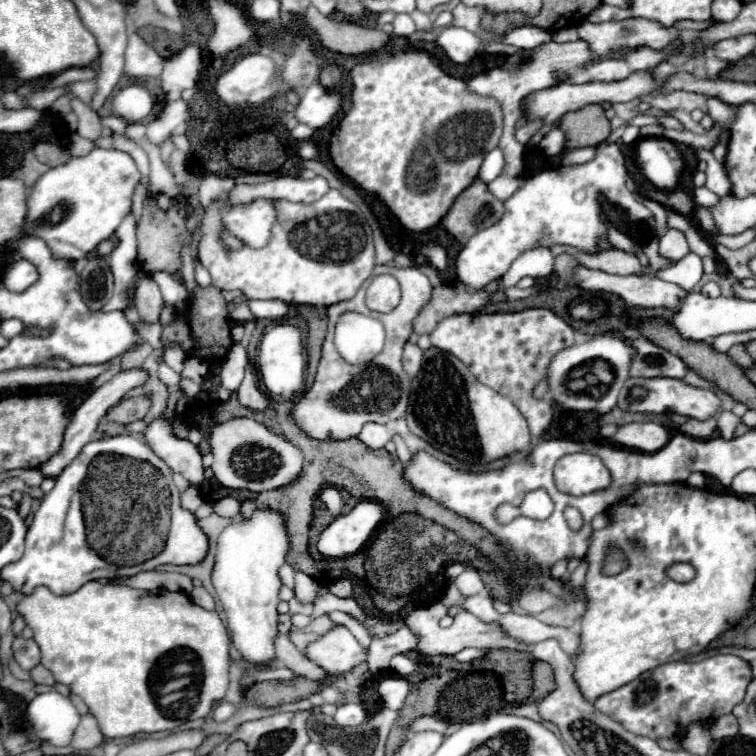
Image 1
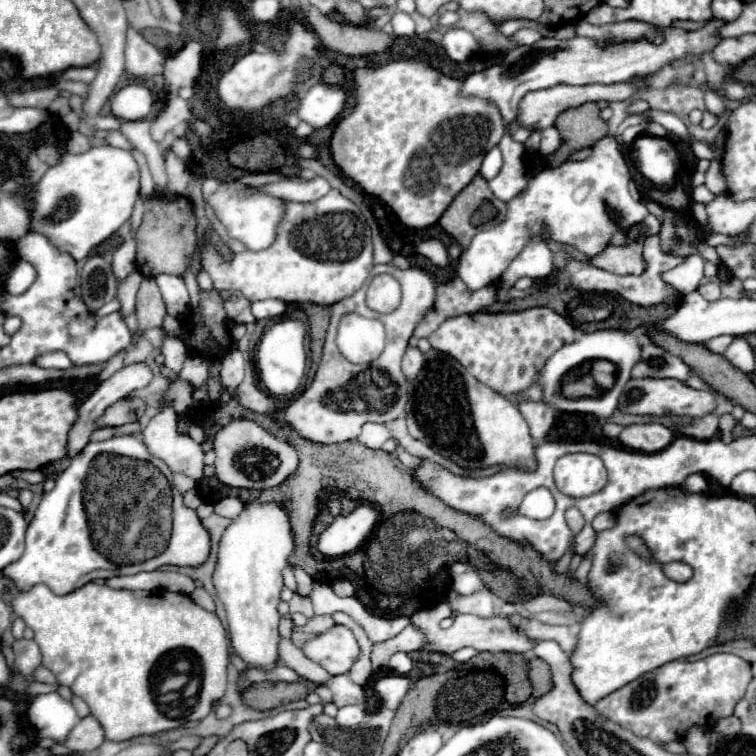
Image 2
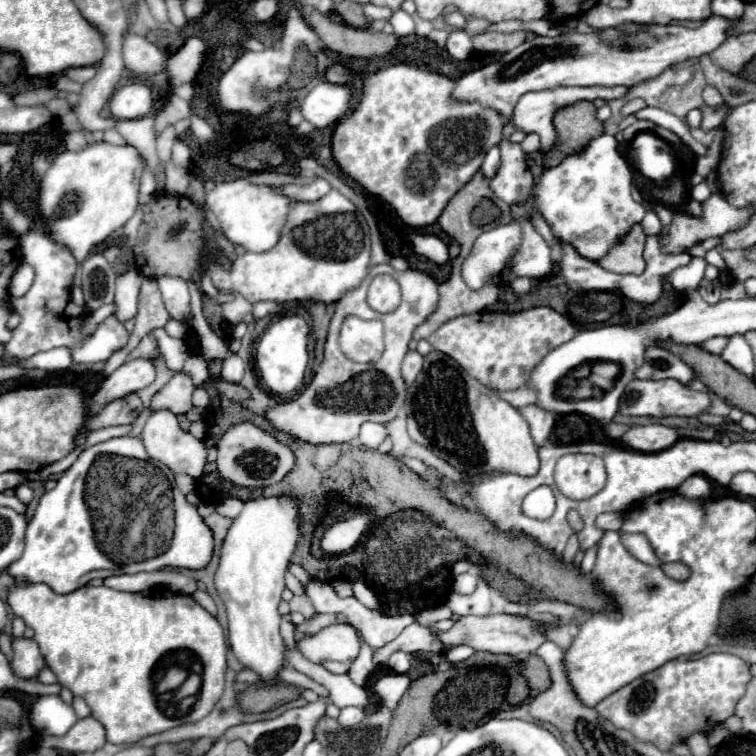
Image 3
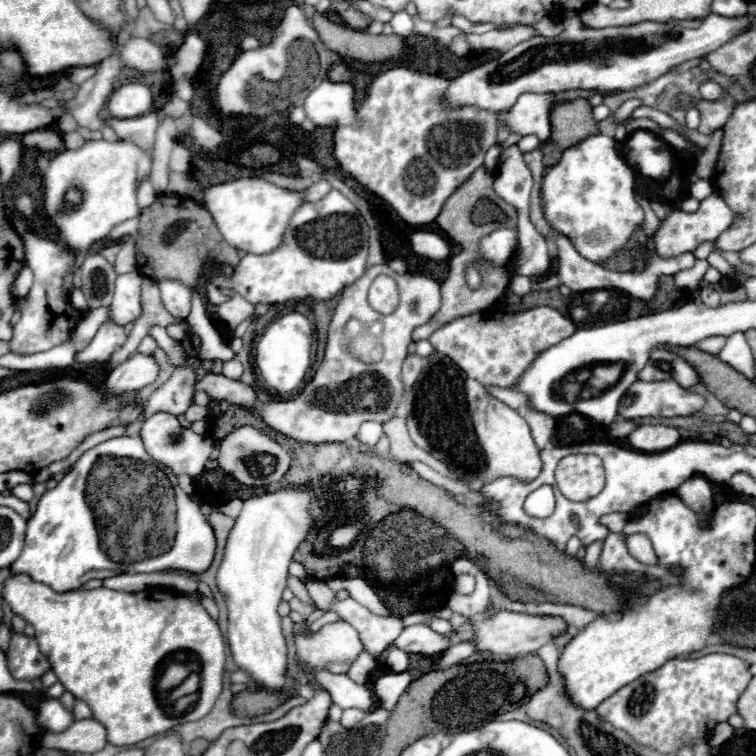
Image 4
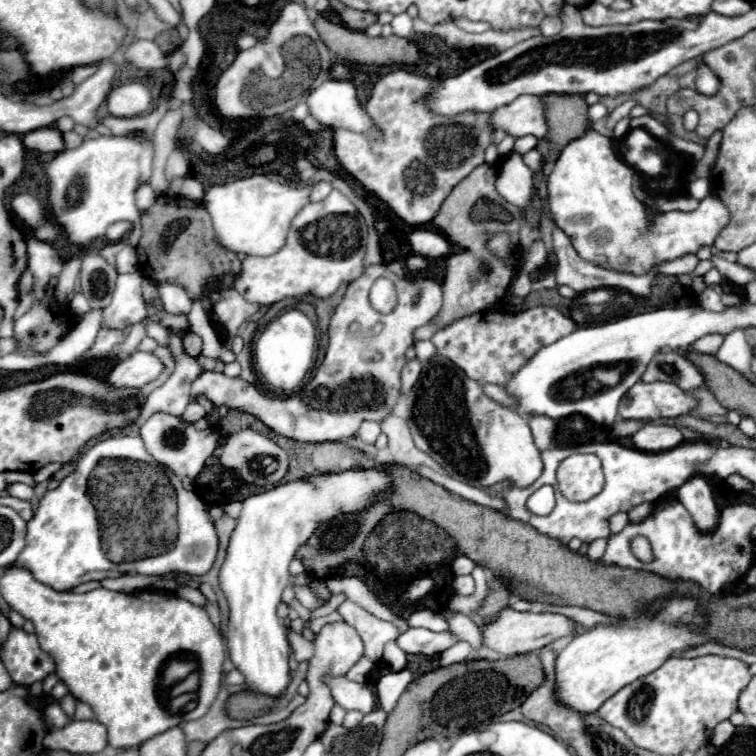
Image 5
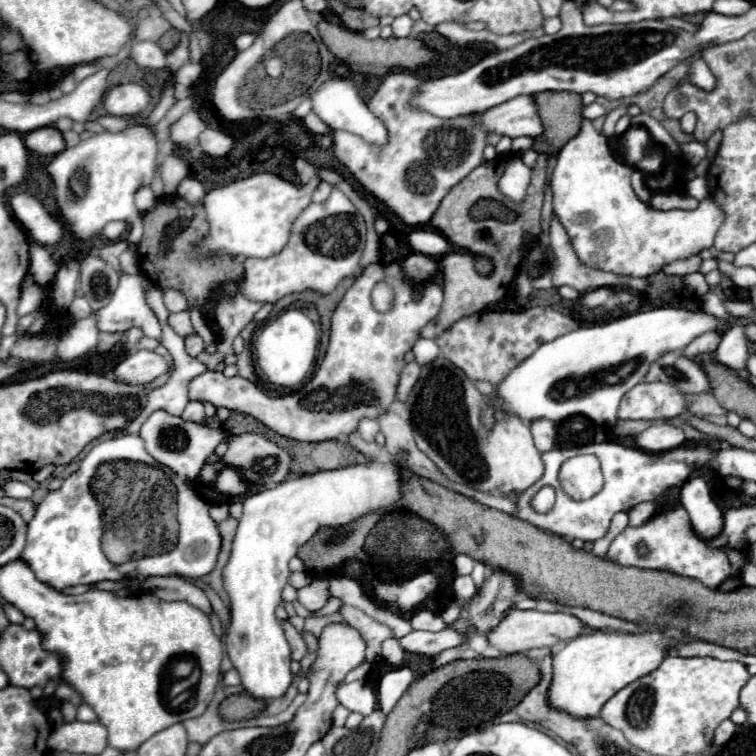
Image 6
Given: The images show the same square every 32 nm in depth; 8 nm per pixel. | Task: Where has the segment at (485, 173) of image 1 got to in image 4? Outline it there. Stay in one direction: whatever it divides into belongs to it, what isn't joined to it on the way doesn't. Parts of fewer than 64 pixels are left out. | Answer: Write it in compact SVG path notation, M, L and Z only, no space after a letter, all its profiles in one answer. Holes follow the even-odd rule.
M492 146L492 148L488 150L488 154L486 154L484 166L490 170L490 174L494 174L496 168L498 168L498 164L500 164L500 146Z

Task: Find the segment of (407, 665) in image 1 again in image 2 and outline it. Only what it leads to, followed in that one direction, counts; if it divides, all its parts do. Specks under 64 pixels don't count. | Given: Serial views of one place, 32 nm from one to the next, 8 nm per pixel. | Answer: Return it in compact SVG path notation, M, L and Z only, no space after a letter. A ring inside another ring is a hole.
M398 652L398 654L394 654L392 658L390 658L390 668L396 672L396 674L402 674L402 676L406 676L410 670L412 670L412 660L410 660L410 656L408 654L404 654L404 652Z

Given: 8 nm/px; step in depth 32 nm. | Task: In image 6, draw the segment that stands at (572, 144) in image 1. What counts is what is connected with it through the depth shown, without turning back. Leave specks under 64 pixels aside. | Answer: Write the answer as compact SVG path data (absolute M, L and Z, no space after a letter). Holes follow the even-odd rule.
M542 92L534 96L540 106L540 116L544 120L546 132L534 142L534 150L556 156L560 148L580 132L582 126L582 98L572 92Z

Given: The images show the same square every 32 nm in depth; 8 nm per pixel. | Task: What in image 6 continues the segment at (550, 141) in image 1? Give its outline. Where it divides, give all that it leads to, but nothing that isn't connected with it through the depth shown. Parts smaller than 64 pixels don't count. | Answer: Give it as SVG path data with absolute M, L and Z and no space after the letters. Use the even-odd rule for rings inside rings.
M516 96L500 108L490 108L488 112L476 114L488 132L502 132L504 136L542 136L544 124L538 112L534 96Z

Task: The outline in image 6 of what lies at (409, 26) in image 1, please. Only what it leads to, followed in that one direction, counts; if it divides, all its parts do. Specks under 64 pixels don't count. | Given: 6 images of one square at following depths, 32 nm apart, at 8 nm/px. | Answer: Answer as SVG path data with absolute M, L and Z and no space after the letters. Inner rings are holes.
M408 14L396 16L396 18L394 18L394 22L392 22L392 32L394 32L394 36L398 36L398 38L406 38L406 36L410 36L412 24L414 24L414 22L410 20L410 16L408 16Z

